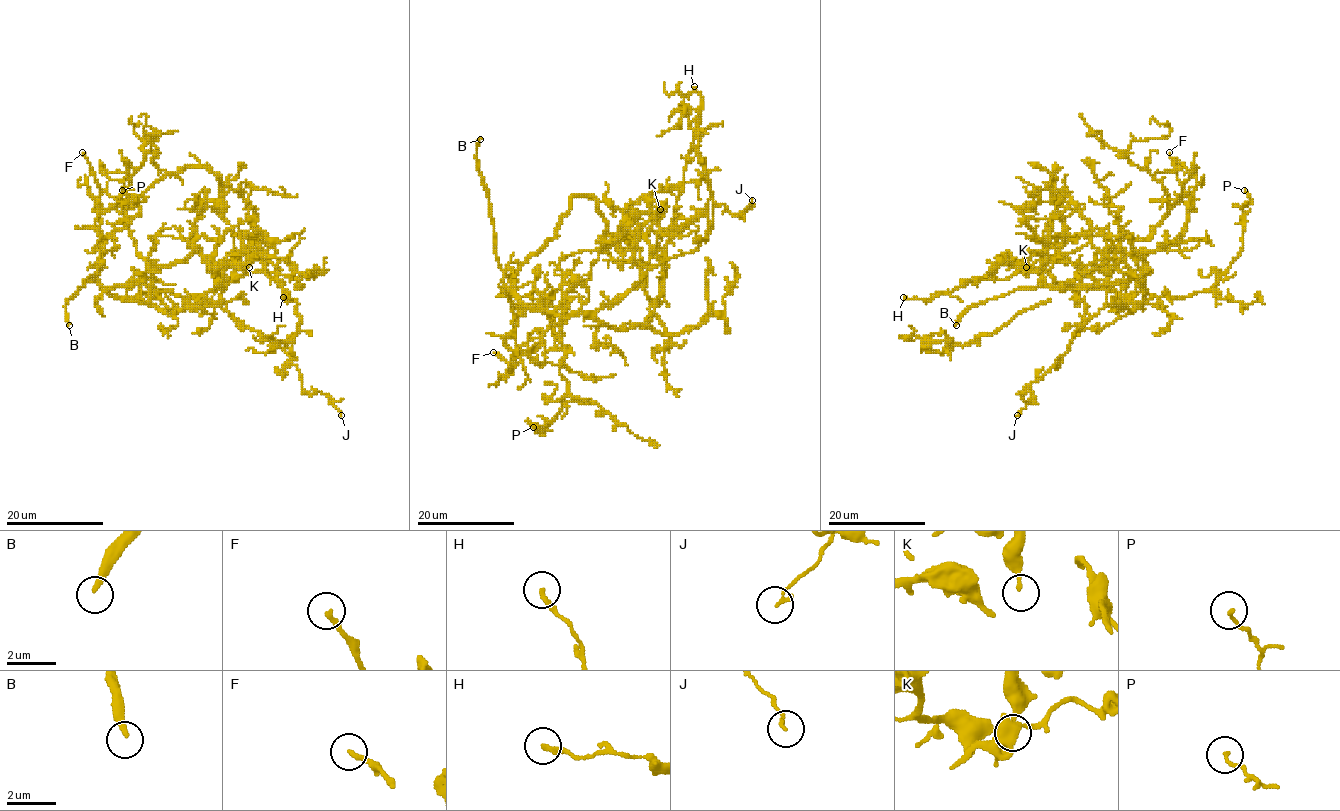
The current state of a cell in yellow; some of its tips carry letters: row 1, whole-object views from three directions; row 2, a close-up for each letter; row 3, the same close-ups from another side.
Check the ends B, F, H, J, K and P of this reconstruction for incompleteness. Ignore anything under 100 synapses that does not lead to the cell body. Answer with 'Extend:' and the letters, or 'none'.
Extend: B

